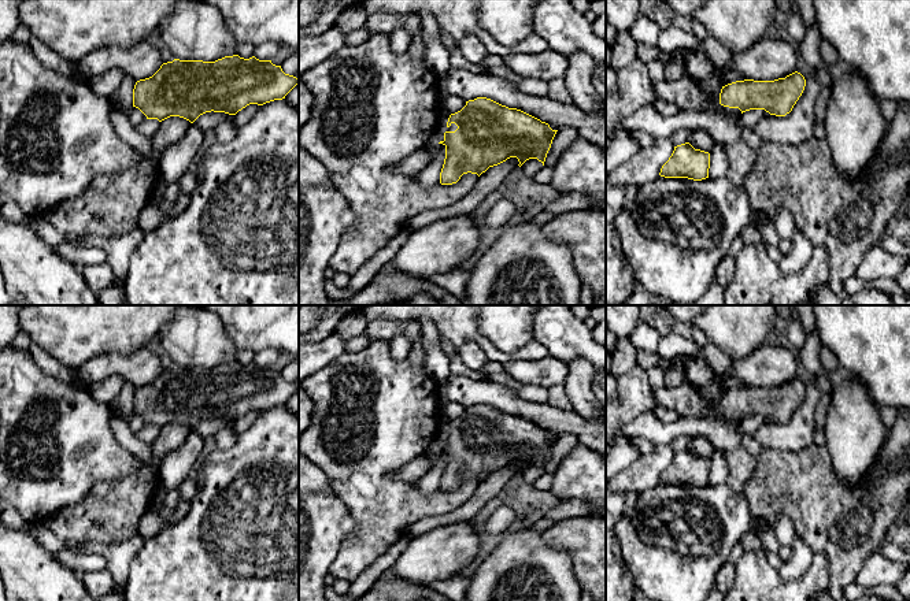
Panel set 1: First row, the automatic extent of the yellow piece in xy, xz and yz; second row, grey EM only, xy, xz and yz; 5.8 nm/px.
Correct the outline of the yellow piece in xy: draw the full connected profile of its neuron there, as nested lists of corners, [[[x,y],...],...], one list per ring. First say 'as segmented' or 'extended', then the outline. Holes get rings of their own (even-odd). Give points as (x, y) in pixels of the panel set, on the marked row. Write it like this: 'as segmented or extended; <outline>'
as segmented; [[[238,55],[215,62],[163,63],[149,78],[136,82],[133,107],[159,122],[180,116],[193,123],[206,112],[236,115],[249,104],[282,100],[299,84],[271,60]]]

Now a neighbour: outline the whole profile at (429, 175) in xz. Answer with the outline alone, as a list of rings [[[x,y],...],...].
[[[439,144],[439,151],[434,159],[418,174],[421,188],[430,189],[440,182],[440,172],[445,159],[445,145]]]

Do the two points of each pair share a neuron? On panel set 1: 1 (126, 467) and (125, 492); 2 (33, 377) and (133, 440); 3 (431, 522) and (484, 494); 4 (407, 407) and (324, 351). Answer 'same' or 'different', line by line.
1: different
2: different
3: same
4: different

